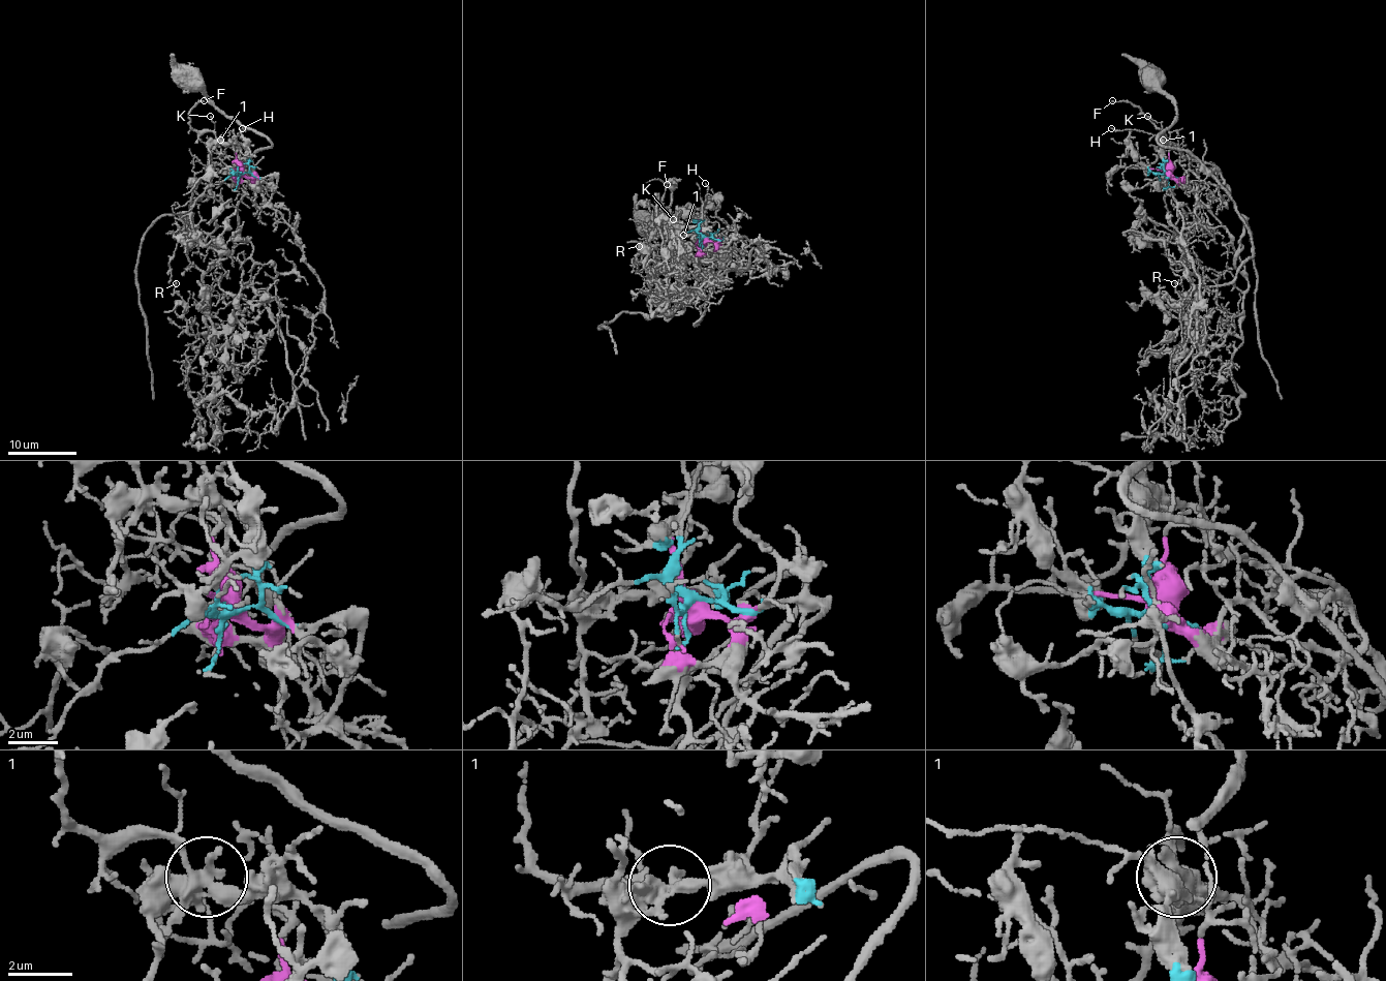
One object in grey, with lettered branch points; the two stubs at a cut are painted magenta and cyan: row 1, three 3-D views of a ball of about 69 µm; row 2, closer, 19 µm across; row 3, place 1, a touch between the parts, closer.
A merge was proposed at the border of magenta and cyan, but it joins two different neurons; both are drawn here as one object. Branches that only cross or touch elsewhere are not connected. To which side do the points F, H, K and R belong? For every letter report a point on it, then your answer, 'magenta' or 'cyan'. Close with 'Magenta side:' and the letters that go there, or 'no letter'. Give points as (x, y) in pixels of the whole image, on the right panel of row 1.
F: at (1112, 100); cyan
H: at (1111, 128); cyan
K: at (1147, 116); cyan
R: at (1174, 283); magenta
Magenta side: R

